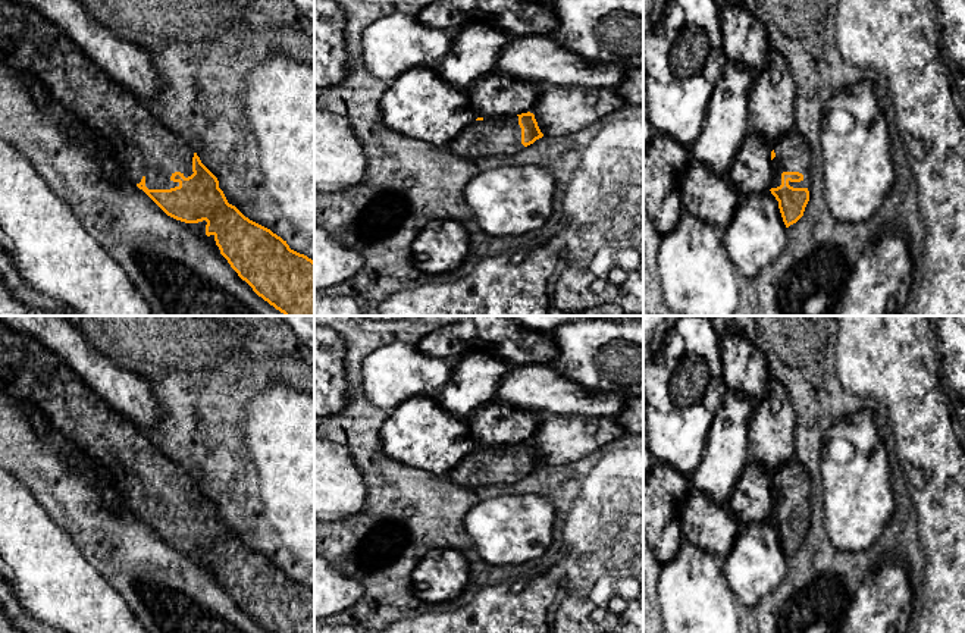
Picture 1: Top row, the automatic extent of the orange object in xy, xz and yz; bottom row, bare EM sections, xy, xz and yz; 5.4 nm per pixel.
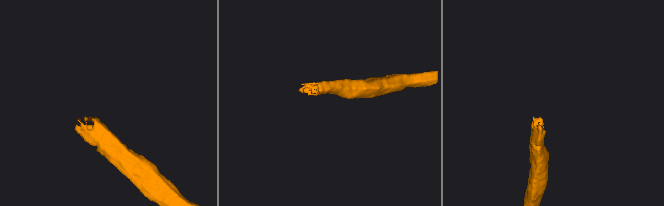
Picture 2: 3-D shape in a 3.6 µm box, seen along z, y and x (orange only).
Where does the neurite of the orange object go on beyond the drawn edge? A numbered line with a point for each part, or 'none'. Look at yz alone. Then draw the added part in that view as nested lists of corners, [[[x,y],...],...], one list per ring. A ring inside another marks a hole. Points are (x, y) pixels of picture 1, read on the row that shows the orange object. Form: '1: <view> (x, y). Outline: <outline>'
1: yz (793, 153). Outline: [[[793,128],[790,132],[773,142],[773,150],[776,157],[771,160],[771,188],[781,185],[783,172],[799,172],[803,175],[803,179],[800,182],[789,181],[789,185],[811,191],[812,151],[806,138],[796,128]]]

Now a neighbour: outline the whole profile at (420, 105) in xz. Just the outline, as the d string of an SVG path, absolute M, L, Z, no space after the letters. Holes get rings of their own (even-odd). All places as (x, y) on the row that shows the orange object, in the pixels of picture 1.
M423 66L397 76L379 106L391 129L432 145L463 137L479 117L467 90L444 81L435 68Z

